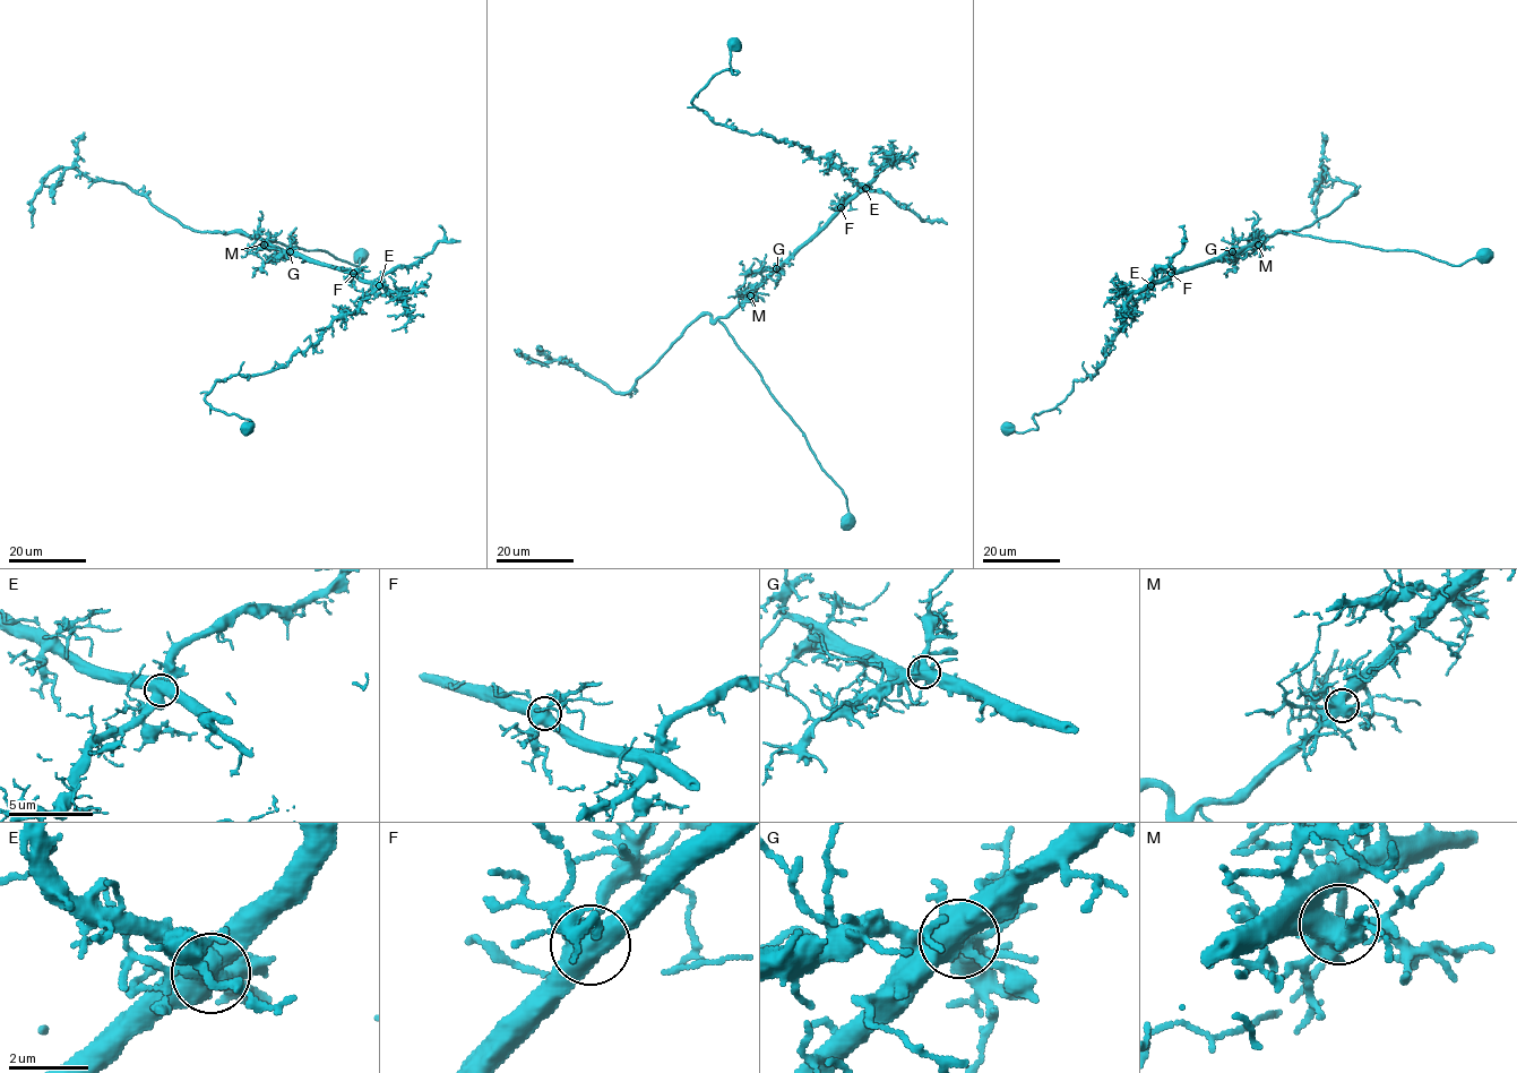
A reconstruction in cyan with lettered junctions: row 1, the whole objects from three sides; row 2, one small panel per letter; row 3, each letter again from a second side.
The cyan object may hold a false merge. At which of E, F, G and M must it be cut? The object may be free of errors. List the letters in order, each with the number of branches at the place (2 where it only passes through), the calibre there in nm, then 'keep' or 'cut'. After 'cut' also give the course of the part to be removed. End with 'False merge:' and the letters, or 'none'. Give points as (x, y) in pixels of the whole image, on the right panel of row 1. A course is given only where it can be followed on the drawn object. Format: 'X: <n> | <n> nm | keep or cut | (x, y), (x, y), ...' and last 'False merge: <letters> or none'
E: 4 | 600 nm | cut | (1152, 285), (1121, 317), (1097, 374), (1075, 380), (1054, 408), (1034, 414), (1036, 429), (1000, 427)
F: 4 | 550 nm | keep
G: 4 | 550 nm | keep
M: 4 | 500 nm | keep
False merge: E

